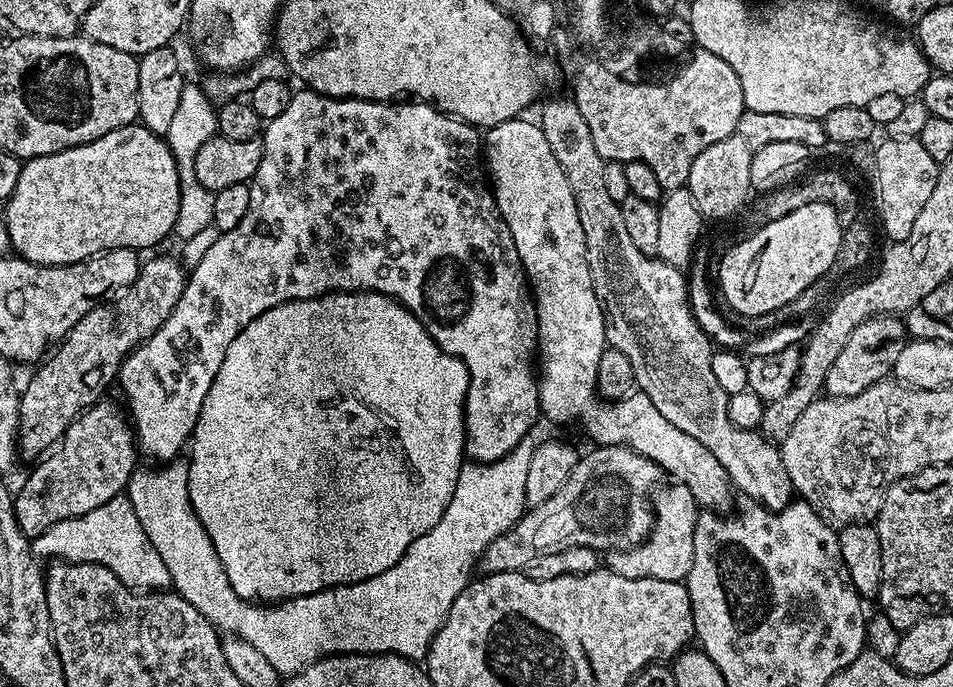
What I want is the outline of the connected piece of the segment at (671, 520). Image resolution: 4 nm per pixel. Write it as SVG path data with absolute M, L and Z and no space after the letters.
M672 482L669 488L657 487L652 497L652 529L638 546L621 552L609 552L606 567L622 578L662 578L666 582L688 579L690 562L694 562L694 526L698 505L686 486Z

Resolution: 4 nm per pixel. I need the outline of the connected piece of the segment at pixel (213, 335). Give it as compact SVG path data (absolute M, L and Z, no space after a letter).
M311 90L293 91L290 98L290 106L286 106L286 110L282 110L282 114L278 114L278 118L267 121L266 127L262 132L264 141L264 153L262 154L262 162L258 162L258 170L252 175L252 179L248 184L250 190L250 207L246 210L246 218L242 218L242 222L238 222L238 226L234 226L234 230L229 232L221 232L218 242L214 242L214 246L210 246L210 250L206 250L206 255L196 263L187 273L184 289L182 290L182 298L178 298L178 306L174 306L174 310L170 310L170 318L166 318L166 322L162 322L162 326L158 329L149 340L145 340L135 348L129 356L124 359L118 373L118 385L124 391L124 396L128 399L126 403L126 412L130 417L130 423L134 429L138 452L141 457L149 456L152 462L171 462L181 455L180 451L185 451L186 445L189 443L194 426L198 422L198 414L202 410L202 402L206 398L206 394L210 390L210 386L214 382L214 378L218 374L218 366L222 366L222 358L226 354L226 350L230 346L230 342L234 342L234 338L238 338L241 330L247 326L254 318L258 318L258 314L262 314L266 310L270 310L279 304L285 304L291 300L305 300L306 298L314 298L315 296L326 296L329 292L381 292L387 296L394 297L399 304L406 310L410 310L410 314L414 314L421 322L422 326L430 334L430 338L434 338L434 342L446 354L456 356L468 371L468 393L466 394L466 402L464 403L464 451L469 461L477 464L489 464L498 458L502 458L506 454L510 454L510 450L514 450L514 446L518 446L518 442L522 442L528 435L528 431L532 428L532 423L535 422L536 416L541 415L540 411L540 386L538 383L538 372L534 365L538 360L538 318L536 317L536 302L530 291L530 285L524 274L524 267L518 258L518 246L514 246L514 238L510 238L510 226L506 226L506 222L502 218L502 214L496 205L496 197L492 195L492 190L489 181L486 179L486 168L482 163L482 136L473 125L467 124L465 120L454 116L449 116L447 112L442 112L438 108L433 108L431 104L423 102L385 102L382 100L350 100L343 96L323 96L320 92Z

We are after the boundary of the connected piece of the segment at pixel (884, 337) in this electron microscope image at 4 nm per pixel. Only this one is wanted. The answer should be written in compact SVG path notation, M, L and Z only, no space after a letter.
M899 315L875 316L858 326L854 334L850 334L850 339L846 341L846 346L842 349L842 354L834 358L834 366L824 379L824 392L828 396L838 398L854 398L862 394L862 390L870 390L879 380L887 380L893 375L892 367L894 362L898 362L899 347L884 348L884 344L895 345L903 341L906 336L906 324Z

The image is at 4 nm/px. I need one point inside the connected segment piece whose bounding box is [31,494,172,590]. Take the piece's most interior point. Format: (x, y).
(111, 536)

